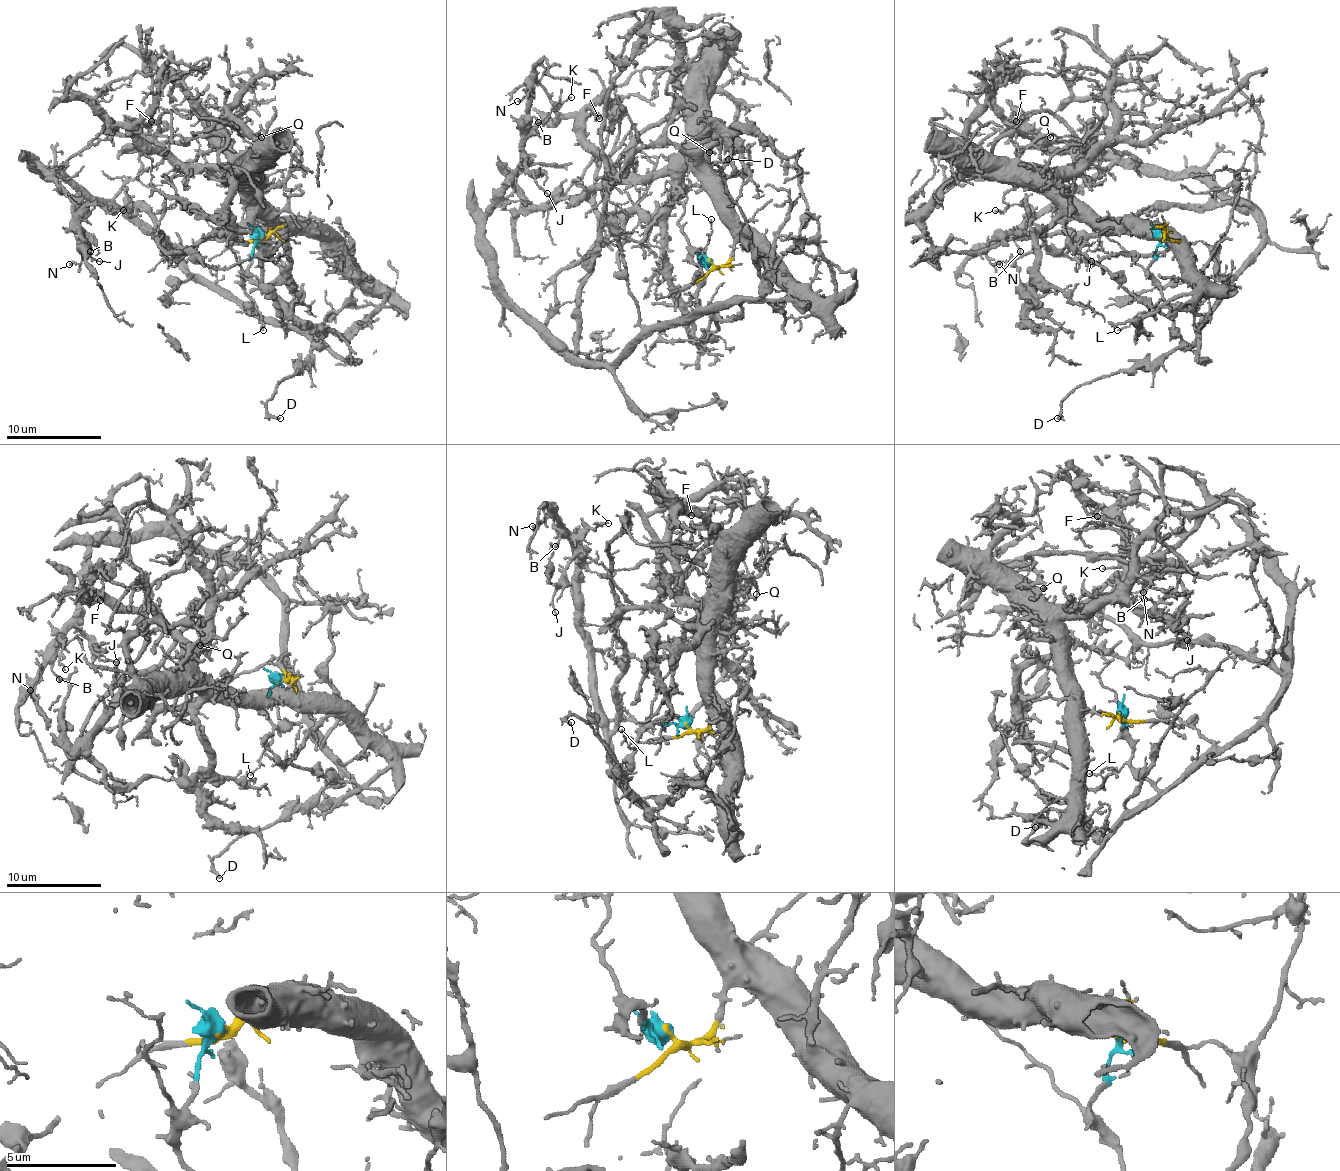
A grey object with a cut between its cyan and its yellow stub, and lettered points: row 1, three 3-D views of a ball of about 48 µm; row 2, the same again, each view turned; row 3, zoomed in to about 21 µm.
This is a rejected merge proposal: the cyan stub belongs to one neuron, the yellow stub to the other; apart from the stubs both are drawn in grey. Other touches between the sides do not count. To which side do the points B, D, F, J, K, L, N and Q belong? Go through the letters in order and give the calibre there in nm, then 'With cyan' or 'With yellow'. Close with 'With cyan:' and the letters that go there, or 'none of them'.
B: Thickness 140 nm. With cyan
D: Thickness 200 nm. With cyan
F: Thickness 240 nm. With yellow
J: Thickness 110 nm. With cyan
K: Thickness 110 nm. With cyan
L: Thickness 100 nm. With cyan
N: Thickness 130 nm. With cyan
Q: Thickness 200 nm. With yellow
With cyan: B, D, J, K, L, N

